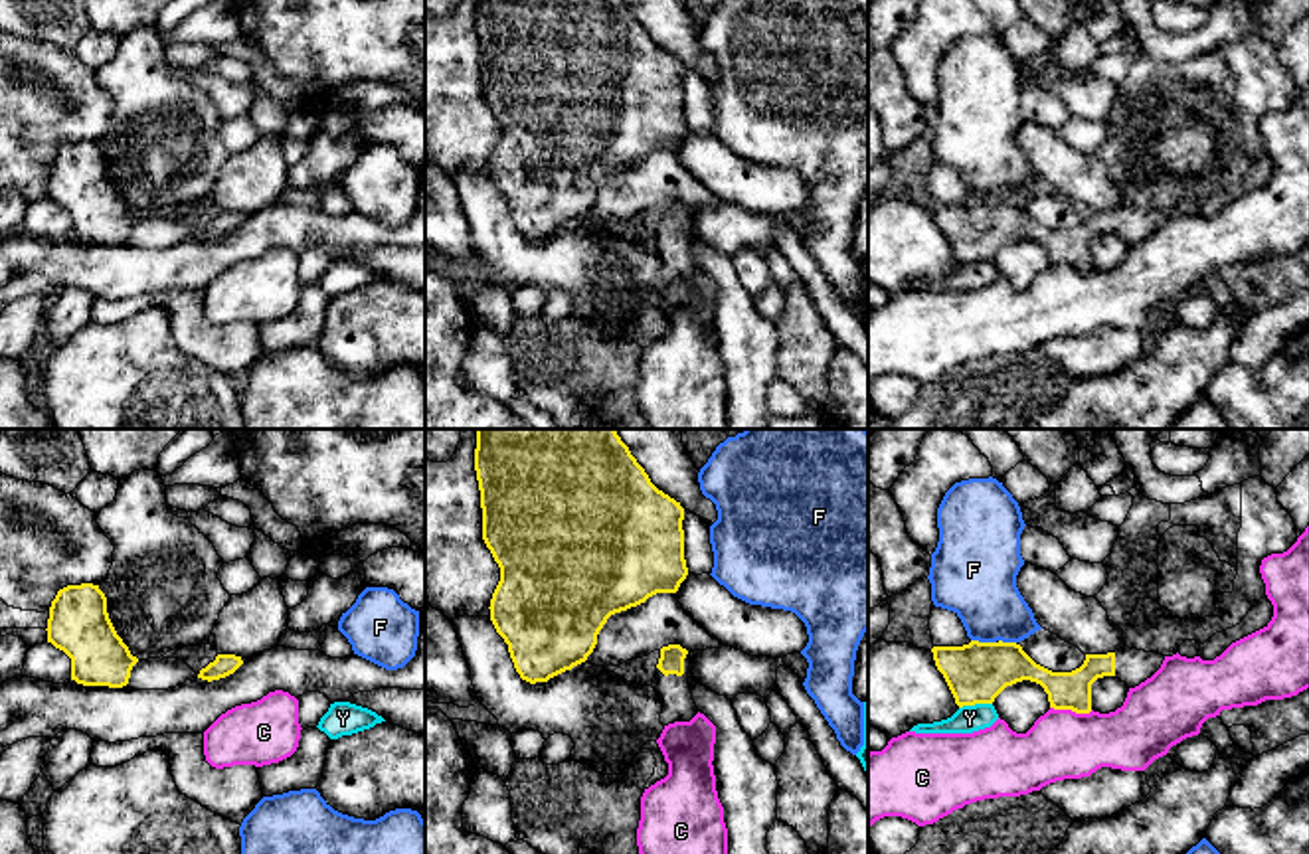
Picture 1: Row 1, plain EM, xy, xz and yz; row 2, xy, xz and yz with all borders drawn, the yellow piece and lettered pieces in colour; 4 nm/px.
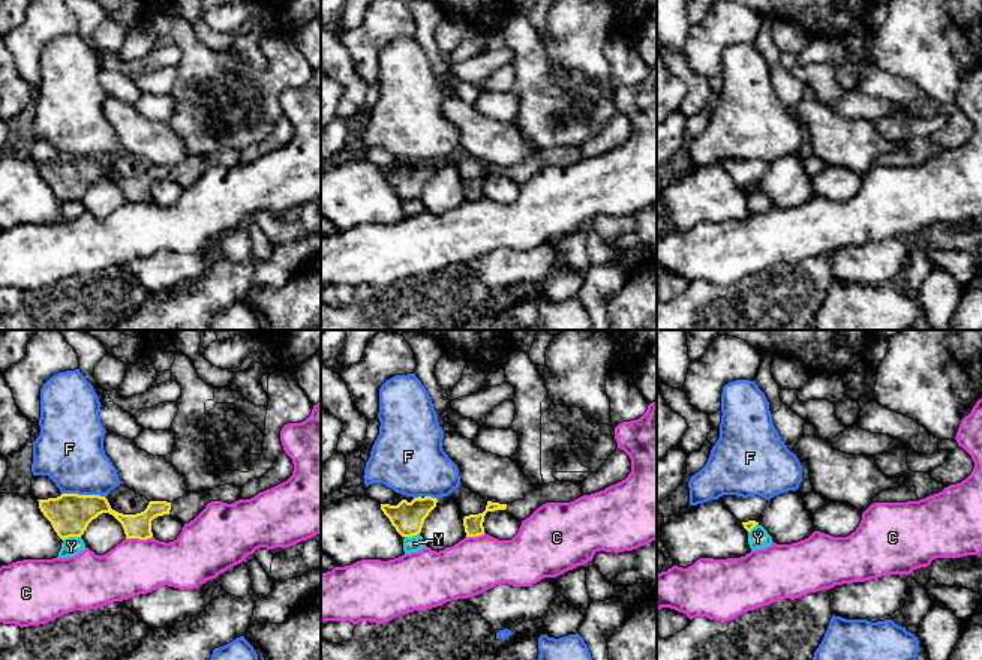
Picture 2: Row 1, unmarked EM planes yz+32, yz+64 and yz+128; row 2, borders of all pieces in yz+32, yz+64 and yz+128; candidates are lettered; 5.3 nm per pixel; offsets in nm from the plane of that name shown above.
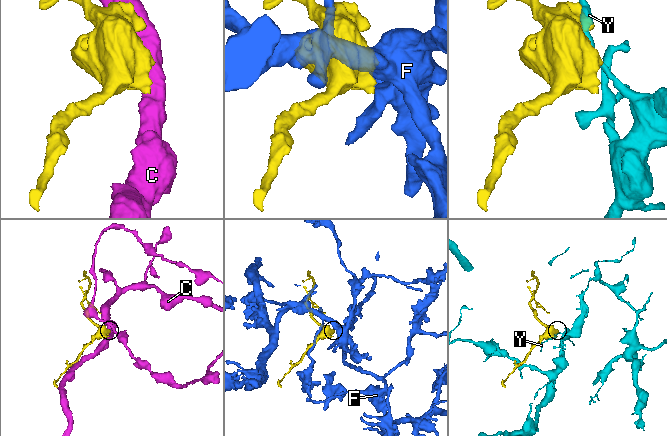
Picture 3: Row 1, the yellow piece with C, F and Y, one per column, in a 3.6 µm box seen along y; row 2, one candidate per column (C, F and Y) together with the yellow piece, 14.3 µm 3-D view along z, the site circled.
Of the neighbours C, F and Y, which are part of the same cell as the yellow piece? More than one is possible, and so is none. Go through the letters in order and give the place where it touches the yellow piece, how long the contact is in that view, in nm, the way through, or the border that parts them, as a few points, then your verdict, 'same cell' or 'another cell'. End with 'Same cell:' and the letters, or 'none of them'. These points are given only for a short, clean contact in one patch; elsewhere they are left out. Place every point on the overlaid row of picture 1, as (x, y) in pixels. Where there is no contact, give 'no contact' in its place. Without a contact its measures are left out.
C: yz (1072, 710) | 180 nm | another cell
F: yz (983, 643) | 110 nm | along yz (971, 639), (995, 643) | another cell
Y: yz (975, 702) | 140 nm | another cell
Same cell: none of them

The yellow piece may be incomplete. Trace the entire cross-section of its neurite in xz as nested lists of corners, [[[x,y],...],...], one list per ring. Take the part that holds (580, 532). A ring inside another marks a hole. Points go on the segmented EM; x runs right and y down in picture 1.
[[[477,429],[475,470],[480,490],[482,540],[500,567],[500,581],[488,607],[490,621],[508,644],[510,658],[522,680],[530,684],[548,682],[585,662],[597,644],[599,631],[611,615],[637,607],[656,593],[676,593],[686,579],[684,508],[651,482],[615,429]]]

